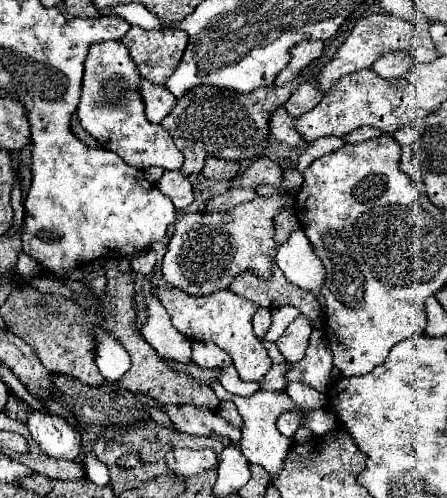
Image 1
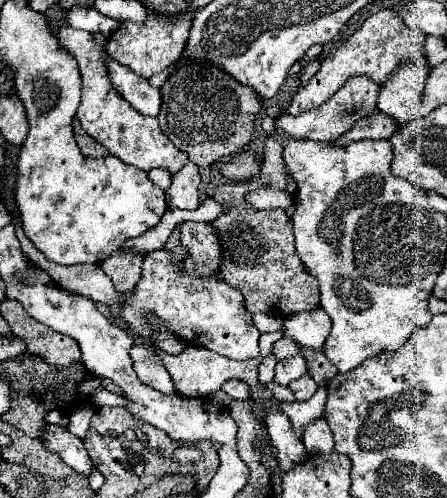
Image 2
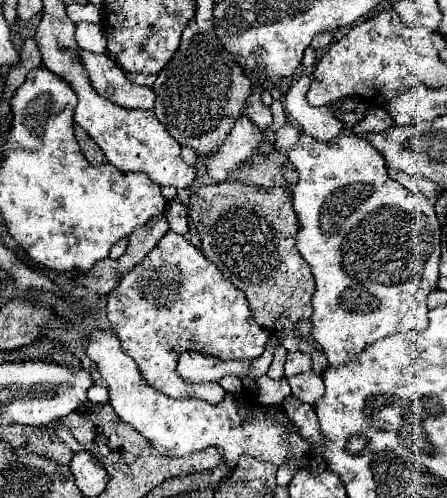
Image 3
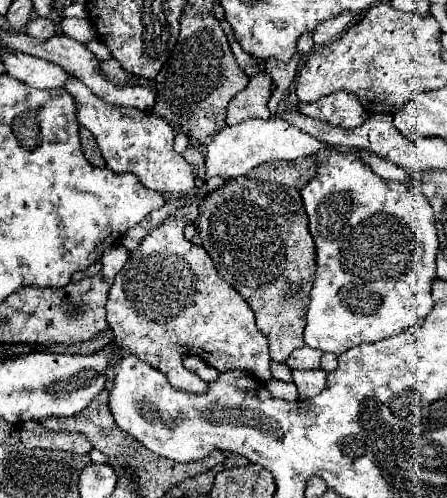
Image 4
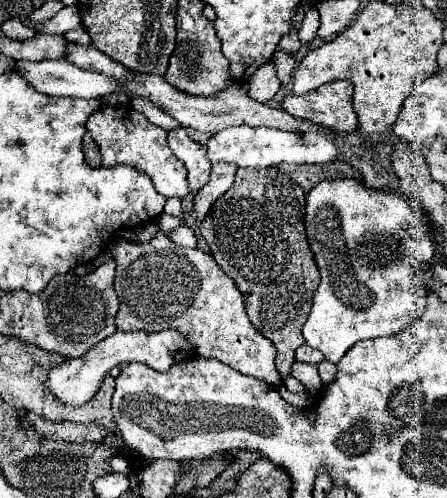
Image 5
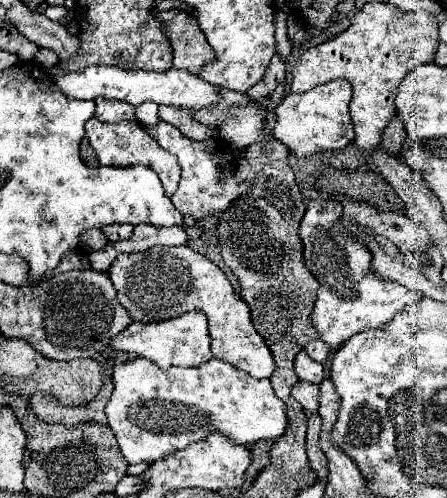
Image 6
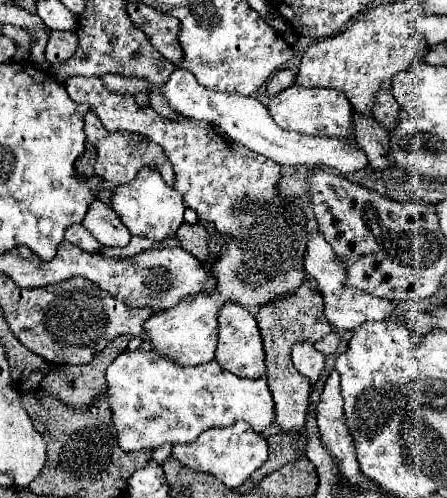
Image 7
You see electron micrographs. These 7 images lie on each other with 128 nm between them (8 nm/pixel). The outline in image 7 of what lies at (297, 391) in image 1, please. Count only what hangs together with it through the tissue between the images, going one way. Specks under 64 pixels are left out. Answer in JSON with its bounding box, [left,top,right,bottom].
[292,342,324,384]

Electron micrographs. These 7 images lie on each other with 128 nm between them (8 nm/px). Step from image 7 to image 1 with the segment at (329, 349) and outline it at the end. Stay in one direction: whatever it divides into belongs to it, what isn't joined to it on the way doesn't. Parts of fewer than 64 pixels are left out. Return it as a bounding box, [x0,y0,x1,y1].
[260,366,286,392]

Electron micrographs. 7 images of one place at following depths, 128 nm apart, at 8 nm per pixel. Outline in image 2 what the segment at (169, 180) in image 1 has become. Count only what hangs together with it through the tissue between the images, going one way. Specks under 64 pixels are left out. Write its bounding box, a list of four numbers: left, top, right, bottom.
[166,162,200,210]

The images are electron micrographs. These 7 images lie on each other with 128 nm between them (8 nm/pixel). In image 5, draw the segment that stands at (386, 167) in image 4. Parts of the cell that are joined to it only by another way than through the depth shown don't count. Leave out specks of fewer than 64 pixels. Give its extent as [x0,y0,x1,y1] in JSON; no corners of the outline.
[208,126,342,168]

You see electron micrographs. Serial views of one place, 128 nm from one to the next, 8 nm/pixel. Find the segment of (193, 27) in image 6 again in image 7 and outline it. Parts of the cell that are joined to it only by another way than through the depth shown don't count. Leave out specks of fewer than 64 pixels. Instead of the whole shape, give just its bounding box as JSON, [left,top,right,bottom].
[126,4,184,66]

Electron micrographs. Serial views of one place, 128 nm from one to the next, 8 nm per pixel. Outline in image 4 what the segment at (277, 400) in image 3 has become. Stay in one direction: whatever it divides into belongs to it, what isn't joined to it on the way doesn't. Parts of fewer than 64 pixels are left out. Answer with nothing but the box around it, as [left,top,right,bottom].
[266,380,298,402]

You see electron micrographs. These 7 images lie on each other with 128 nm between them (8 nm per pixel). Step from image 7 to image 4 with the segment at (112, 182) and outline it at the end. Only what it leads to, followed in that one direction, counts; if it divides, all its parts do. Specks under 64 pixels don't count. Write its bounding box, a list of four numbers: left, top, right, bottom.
[64,76,194,196]

